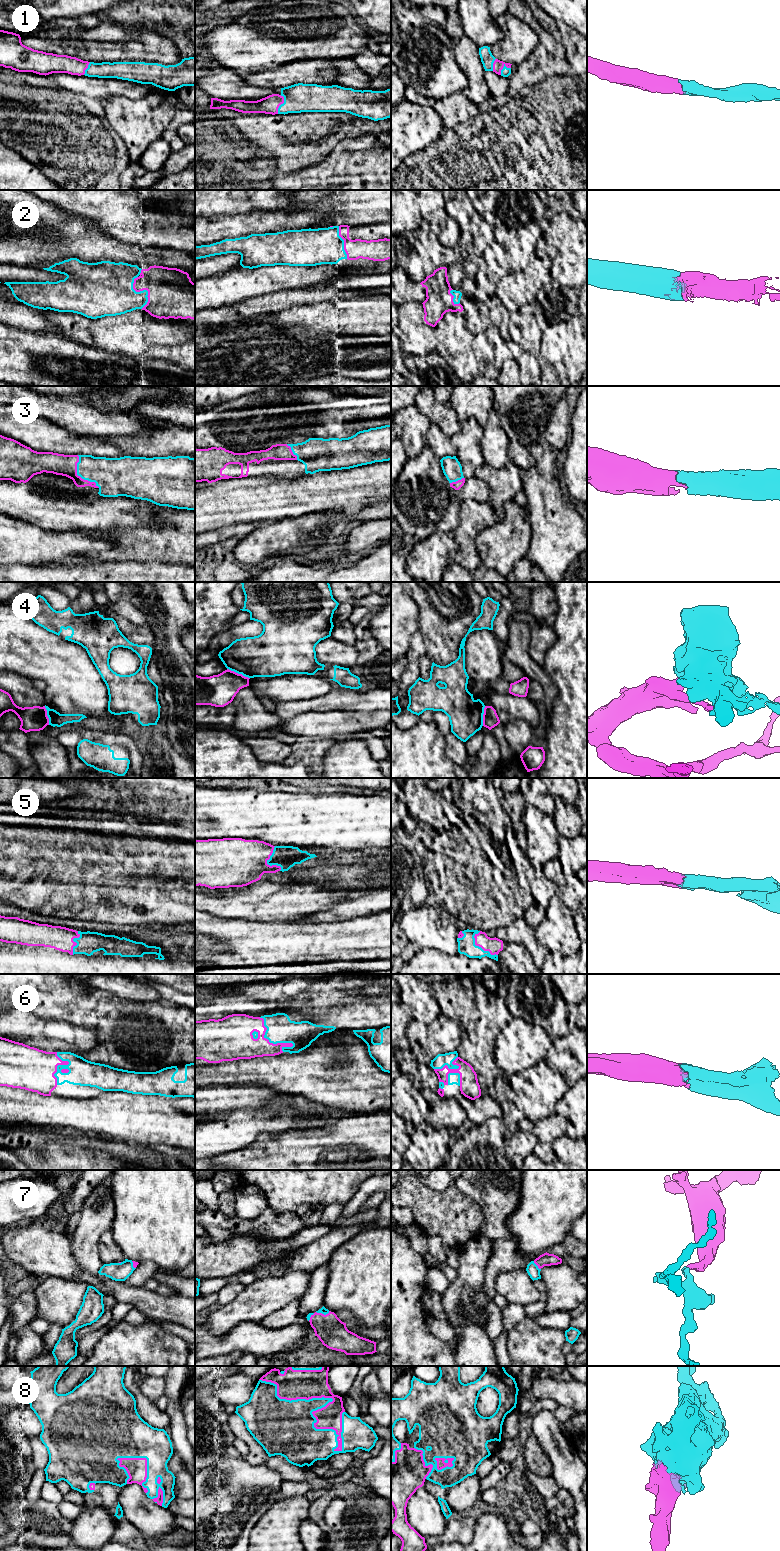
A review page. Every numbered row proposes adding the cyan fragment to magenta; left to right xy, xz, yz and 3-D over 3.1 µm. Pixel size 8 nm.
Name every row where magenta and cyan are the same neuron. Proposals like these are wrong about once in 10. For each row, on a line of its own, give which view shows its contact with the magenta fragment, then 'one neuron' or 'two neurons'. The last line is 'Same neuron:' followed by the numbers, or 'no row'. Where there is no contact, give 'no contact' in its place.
1: meets magenta in xz; one neuron
2: meets magenta in xy; one neuron
3: meets magenta in xy; one neuron
4: meets magenta in xz; two neurons
5: meets magenta in yz; one neuron
6: meets magenta in xz; one neuron
7: meets magenta in xz; one neuron
8: meets magenta in xz; one neuron
Same neuron: 1, 2, 3, 5, 6, 7, 8

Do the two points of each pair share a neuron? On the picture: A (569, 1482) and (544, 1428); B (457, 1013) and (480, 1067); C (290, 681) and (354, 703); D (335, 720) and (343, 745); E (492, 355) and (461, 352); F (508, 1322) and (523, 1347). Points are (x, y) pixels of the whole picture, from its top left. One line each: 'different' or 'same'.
A: same
B: same
C: different
D: different
E: different
F: different

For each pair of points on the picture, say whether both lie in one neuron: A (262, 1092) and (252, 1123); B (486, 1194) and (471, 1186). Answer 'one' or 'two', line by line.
A: two
B: one

